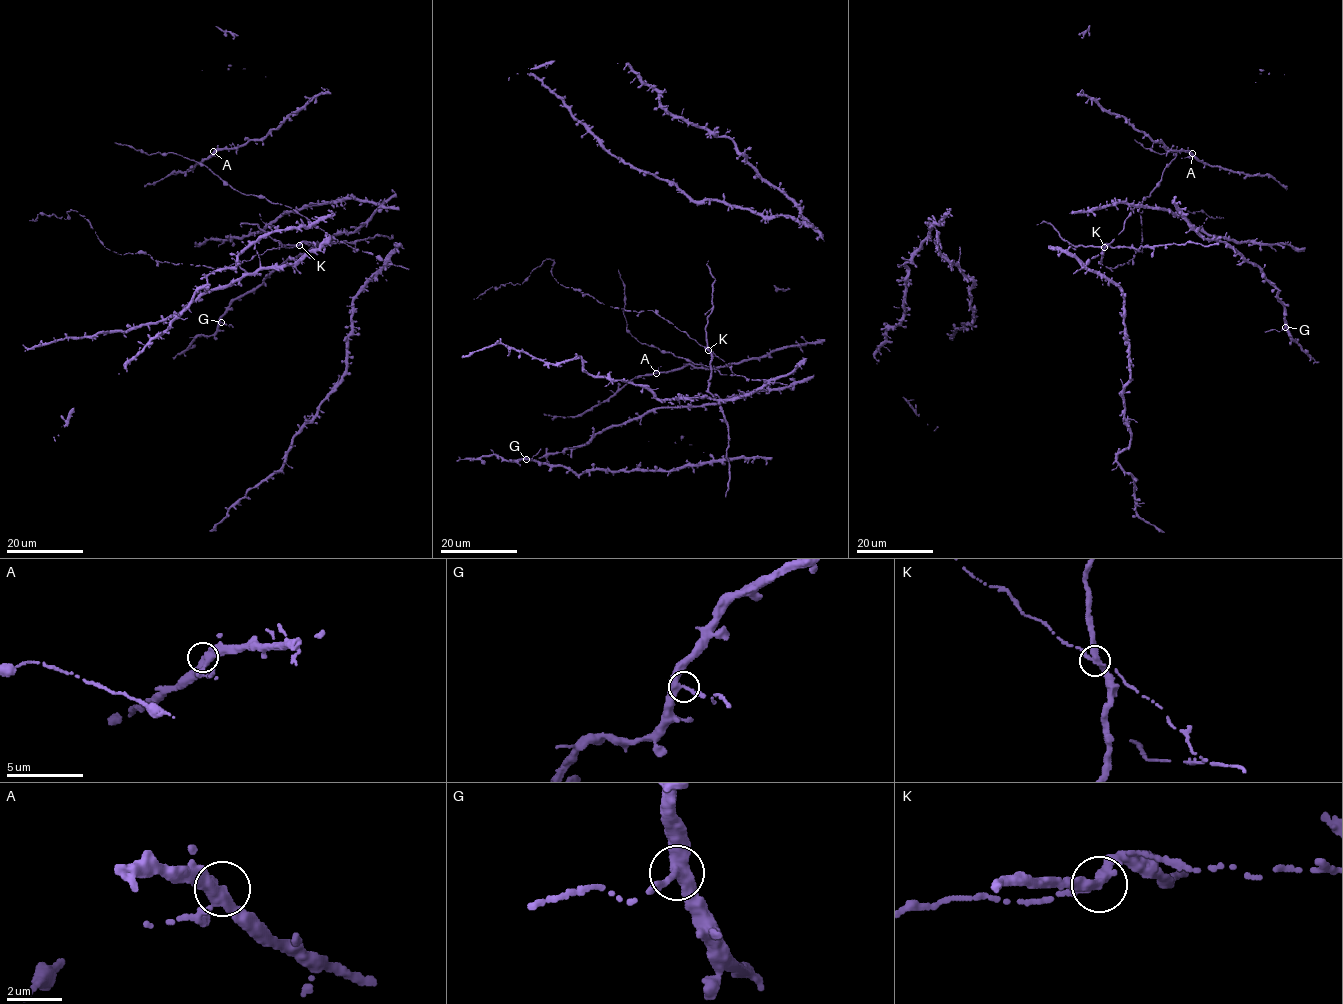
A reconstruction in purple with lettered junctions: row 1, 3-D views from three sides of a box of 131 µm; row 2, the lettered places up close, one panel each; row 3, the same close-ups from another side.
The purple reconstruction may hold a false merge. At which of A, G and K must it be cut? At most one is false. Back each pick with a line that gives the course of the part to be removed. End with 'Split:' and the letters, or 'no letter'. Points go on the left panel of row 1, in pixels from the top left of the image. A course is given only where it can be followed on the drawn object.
K: course (299, 245), (304, 241), (325, 246), (330, 242), (393, 235)
Split: K

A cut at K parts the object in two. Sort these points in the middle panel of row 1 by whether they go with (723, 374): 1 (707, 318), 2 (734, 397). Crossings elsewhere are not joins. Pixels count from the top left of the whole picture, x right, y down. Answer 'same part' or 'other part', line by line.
1: other part
2: same part

